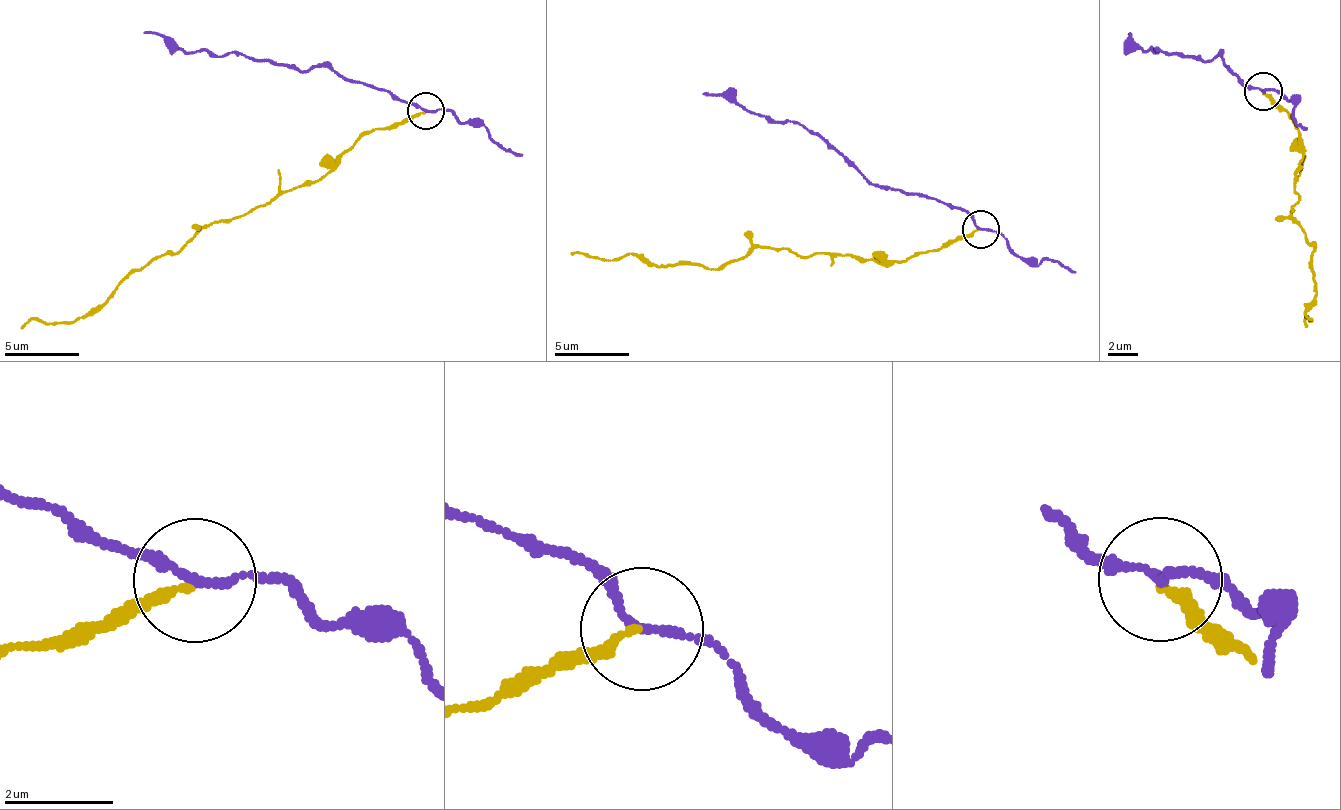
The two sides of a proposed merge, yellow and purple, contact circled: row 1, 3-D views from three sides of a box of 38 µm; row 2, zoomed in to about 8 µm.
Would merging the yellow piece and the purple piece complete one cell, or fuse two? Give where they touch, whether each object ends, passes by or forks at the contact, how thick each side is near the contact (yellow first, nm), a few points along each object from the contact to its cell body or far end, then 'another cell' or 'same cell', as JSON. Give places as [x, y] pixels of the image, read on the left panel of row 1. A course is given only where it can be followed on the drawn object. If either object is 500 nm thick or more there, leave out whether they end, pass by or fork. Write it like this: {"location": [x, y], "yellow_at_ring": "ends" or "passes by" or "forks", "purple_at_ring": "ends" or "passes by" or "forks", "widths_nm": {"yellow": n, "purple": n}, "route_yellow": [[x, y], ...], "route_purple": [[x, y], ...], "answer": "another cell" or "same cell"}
{"location": [426, 110], "yellow_at_ring": "ends", "purple_at_ring": "passes by", "widths_nm": {"yellow": 180, "purple": 130}, "route_yellow": [[425, 113], [369, 129], [328, 172], [279, 190], [234, 220], [204, 223], [72, 322], [31, 318], [20, 329]], "route_purple": [[425, 110], [375, 85], [345, 81], [326, 66], [288, 69], [242, 55], [208, 55], [144, 31]], "answer": "another cell"}

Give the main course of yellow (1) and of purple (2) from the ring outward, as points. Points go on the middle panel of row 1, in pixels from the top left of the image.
1: (980, 230), (881, 265), (786, 247), (756, 247), (718, 268), (657, 266), (634, 254), (600, 261), (570, 253)
2: (980, 230), (950, 204), (883, 187), (800, 124), (766, 120), (703, 91)

